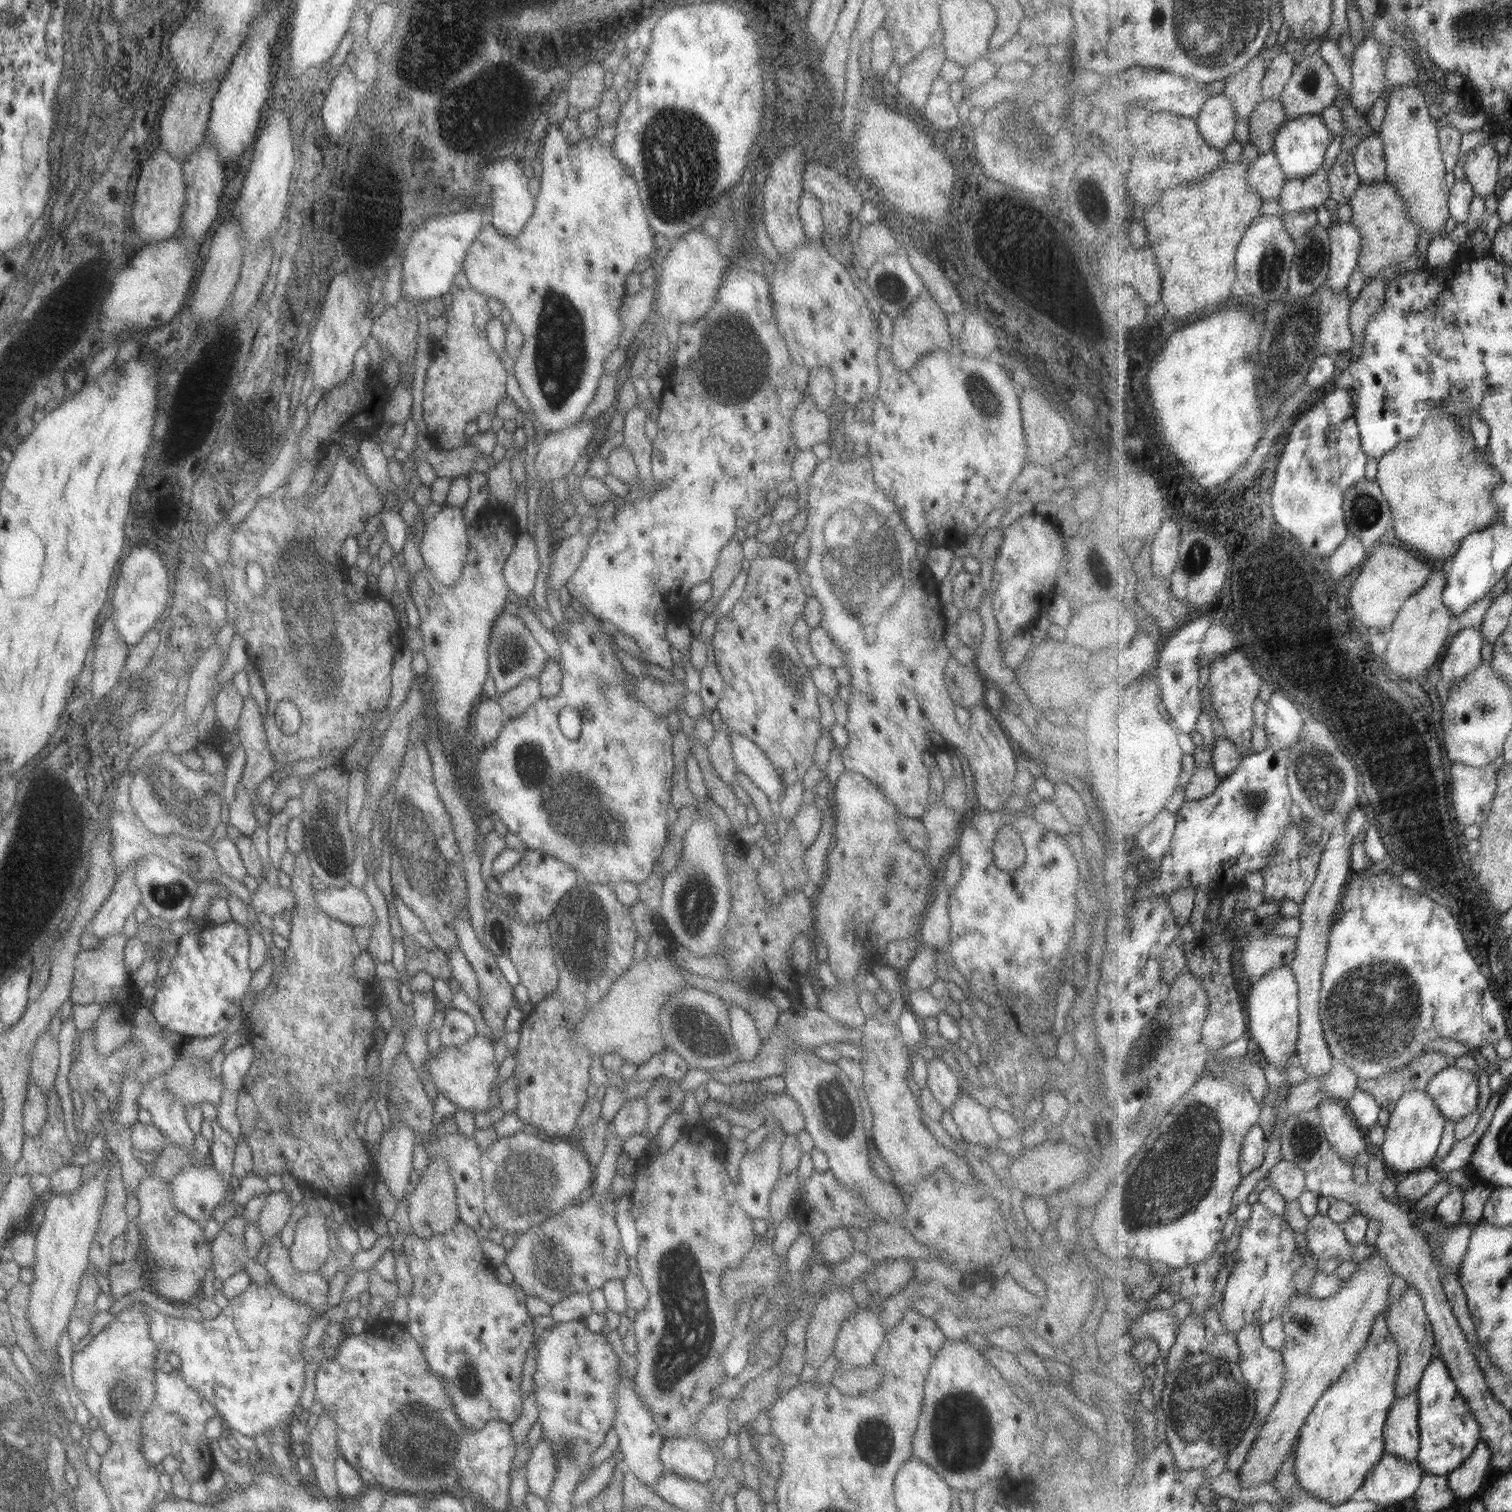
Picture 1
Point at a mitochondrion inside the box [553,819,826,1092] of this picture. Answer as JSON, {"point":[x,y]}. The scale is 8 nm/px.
{"point":[695,905]}

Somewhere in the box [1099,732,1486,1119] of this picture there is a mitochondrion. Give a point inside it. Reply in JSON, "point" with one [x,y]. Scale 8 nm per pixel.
{"point":[1374,1012]}

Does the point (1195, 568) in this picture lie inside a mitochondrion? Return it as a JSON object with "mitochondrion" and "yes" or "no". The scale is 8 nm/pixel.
{"mitochondrion":"yes"}

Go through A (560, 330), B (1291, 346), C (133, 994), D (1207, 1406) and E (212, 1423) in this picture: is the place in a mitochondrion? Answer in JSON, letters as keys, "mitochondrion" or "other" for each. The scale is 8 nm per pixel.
{"A":"mitochondrion","B":"mitochondrion","C":"other","D":"mitochondrion","E":"other"}

